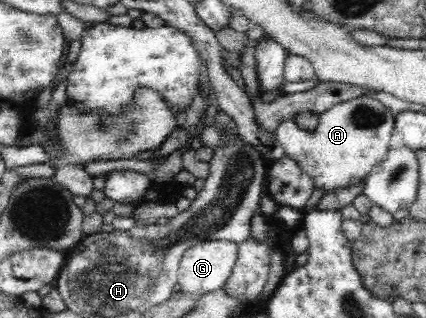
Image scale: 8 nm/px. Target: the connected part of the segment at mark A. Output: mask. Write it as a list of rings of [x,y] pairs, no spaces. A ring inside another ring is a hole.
[[[358,96],[341,101],[318,114],[314,131],[302,129],[294,120],[283,121],[275,137],[284,154],[310,176],[312,189],[330,193],[363,182],[372,168],[386,158],[395,129],[394,114],[380,101]]]

